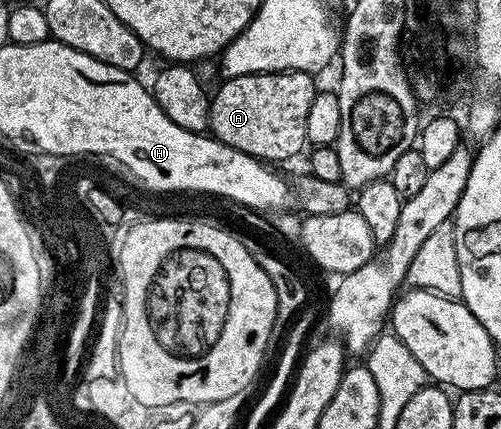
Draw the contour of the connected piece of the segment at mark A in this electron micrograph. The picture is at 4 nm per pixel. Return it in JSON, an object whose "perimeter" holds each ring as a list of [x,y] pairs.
{"perimeter":[[[258,72],[245,74],[232,80],[224,79],[223,85],[211,96],[211,109],[207,123],[210,135],[233,150],[241,150],[257,160],[291,160],[302,148],[308,147],[305,122],[309,122],[309,106],[317,91],[316,77],[310,72]]]}

